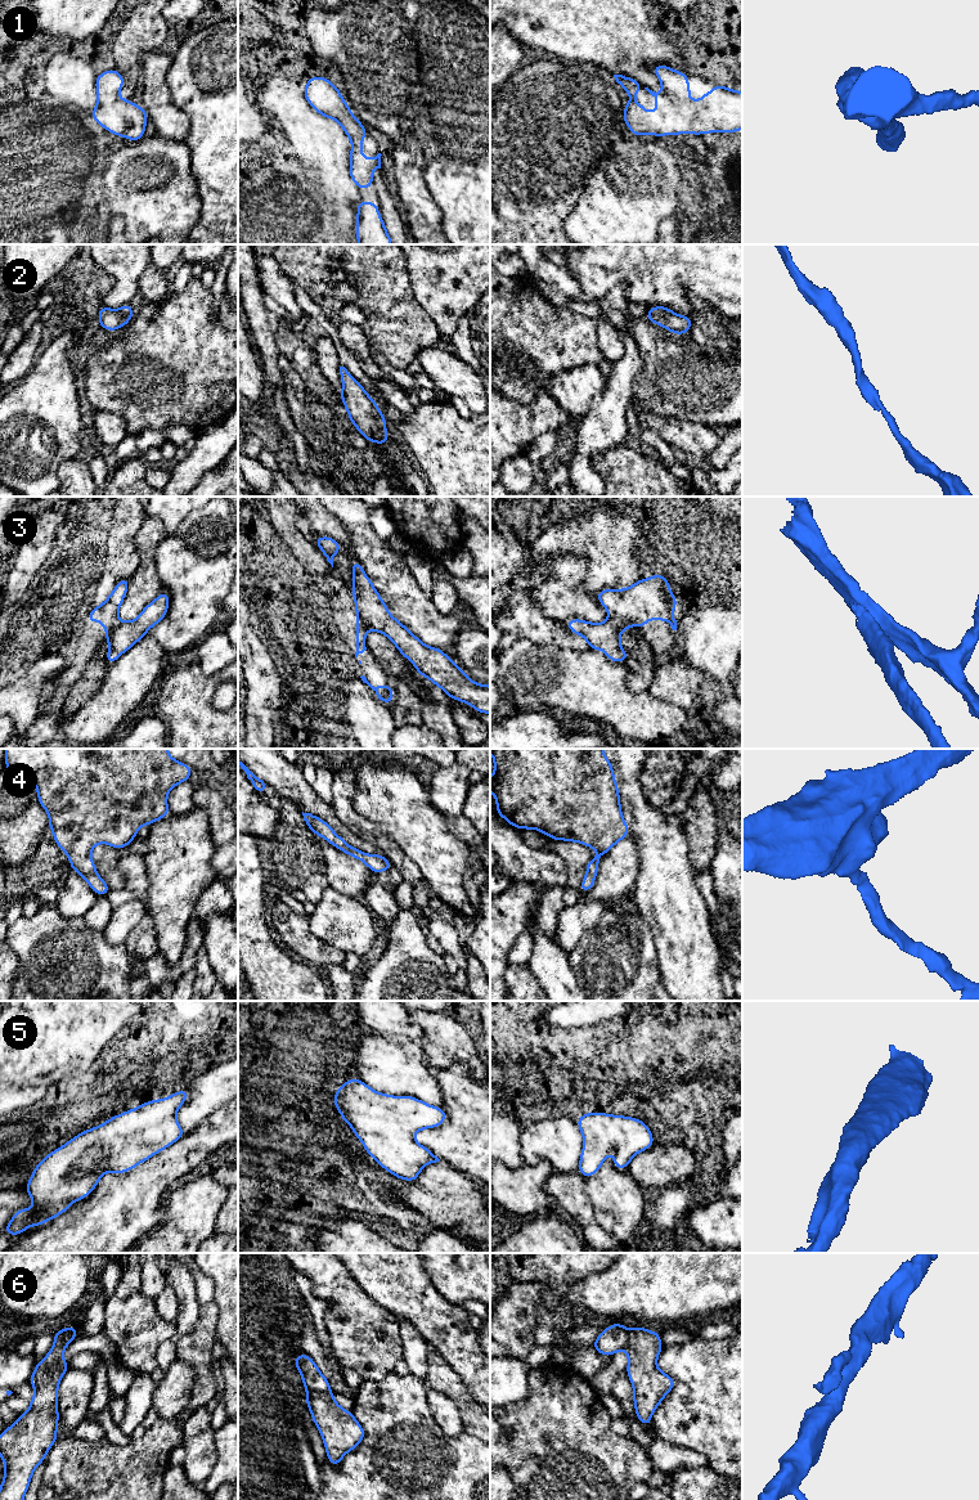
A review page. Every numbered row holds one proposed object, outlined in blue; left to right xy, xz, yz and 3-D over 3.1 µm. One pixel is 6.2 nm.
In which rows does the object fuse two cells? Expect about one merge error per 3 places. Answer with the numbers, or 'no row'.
3, 6

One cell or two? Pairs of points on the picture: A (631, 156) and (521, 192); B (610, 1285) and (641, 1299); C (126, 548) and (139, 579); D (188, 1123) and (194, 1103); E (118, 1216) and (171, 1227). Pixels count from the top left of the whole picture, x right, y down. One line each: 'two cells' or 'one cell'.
A: two cells
B: one cell
C: two cells
D: one cell
E: two cells

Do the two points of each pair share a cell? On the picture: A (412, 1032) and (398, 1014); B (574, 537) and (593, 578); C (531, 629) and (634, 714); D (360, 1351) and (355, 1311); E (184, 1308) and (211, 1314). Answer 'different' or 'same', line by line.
A: same
B: same
C: different
D: same
E: different

